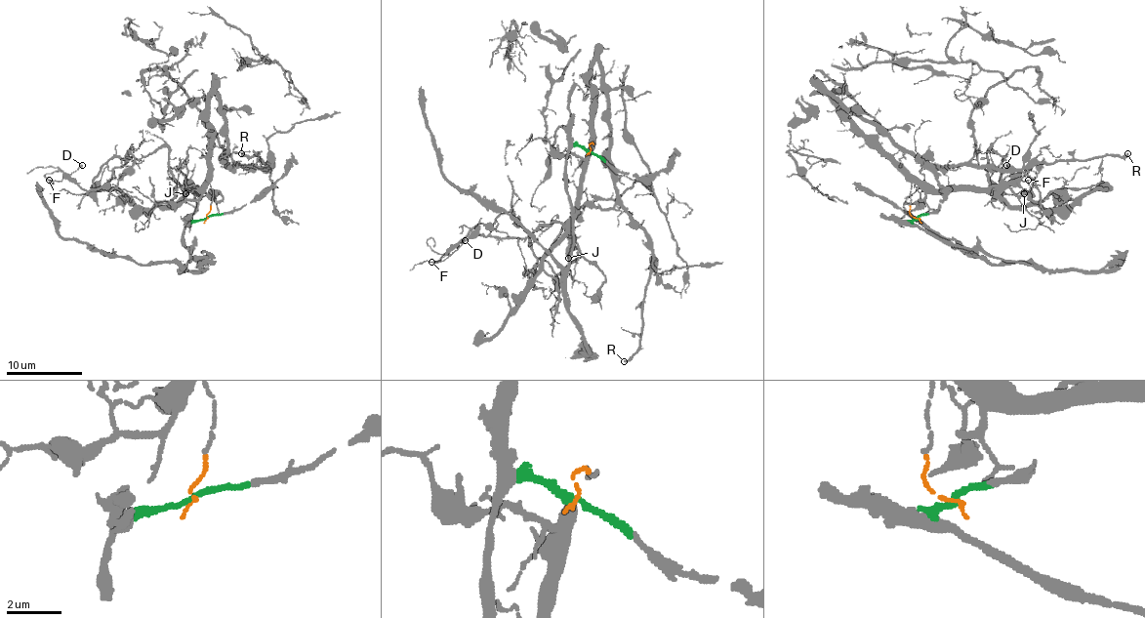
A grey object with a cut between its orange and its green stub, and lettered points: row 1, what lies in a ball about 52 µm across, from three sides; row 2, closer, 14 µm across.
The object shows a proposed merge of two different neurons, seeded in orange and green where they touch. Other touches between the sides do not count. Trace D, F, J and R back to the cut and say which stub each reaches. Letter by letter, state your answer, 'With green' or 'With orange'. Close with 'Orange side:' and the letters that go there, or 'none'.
D: With orange
F: With orange
J: With orange
R: With orange
Orange side: D, F, J, R

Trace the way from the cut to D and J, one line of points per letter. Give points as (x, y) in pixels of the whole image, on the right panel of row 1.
D: (919, 218), (909, 212), (913, 185), (985, 188), (992, 147), (1003, 156), (1000, 192), (1011, 176), (1005, 164)
J: (919, 218), (909, 212), (911, 188), (915, 184), (941, 188), (1019, 185), (1024, 192)

